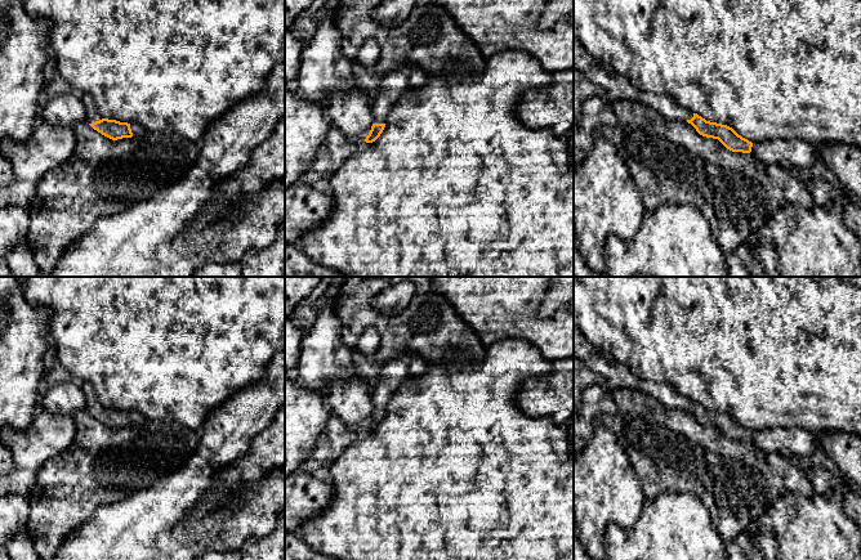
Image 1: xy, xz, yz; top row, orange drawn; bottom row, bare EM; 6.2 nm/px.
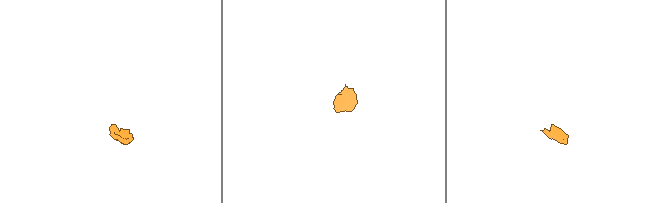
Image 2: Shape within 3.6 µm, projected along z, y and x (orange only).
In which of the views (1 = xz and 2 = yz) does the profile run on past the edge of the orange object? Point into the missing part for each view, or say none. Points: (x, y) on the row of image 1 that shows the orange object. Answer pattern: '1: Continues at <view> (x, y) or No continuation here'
1: Continues at xz (396, 83)
2: Continues at yz (618, 88)

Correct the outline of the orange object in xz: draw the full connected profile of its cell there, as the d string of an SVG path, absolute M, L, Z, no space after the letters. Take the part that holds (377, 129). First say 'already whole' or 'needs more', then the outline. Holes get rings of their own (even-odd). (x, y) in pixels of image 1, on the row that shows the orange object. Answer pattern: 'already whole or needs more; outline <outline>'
needs more; outline M407 66L391 71L382 77L380 86L371 108L374 124L365 139L366 143L372 143L380 136L385 127L387 117L398 98L402 94L421 86L425 82L427 76L425 71L419 67Z

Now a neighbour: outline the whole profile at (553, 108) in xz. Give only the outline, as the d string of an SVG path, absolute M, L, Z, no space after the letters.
M574 68L553 73L547 90L527 91L516 115L531 130L548 129L561 136L574 126Z

